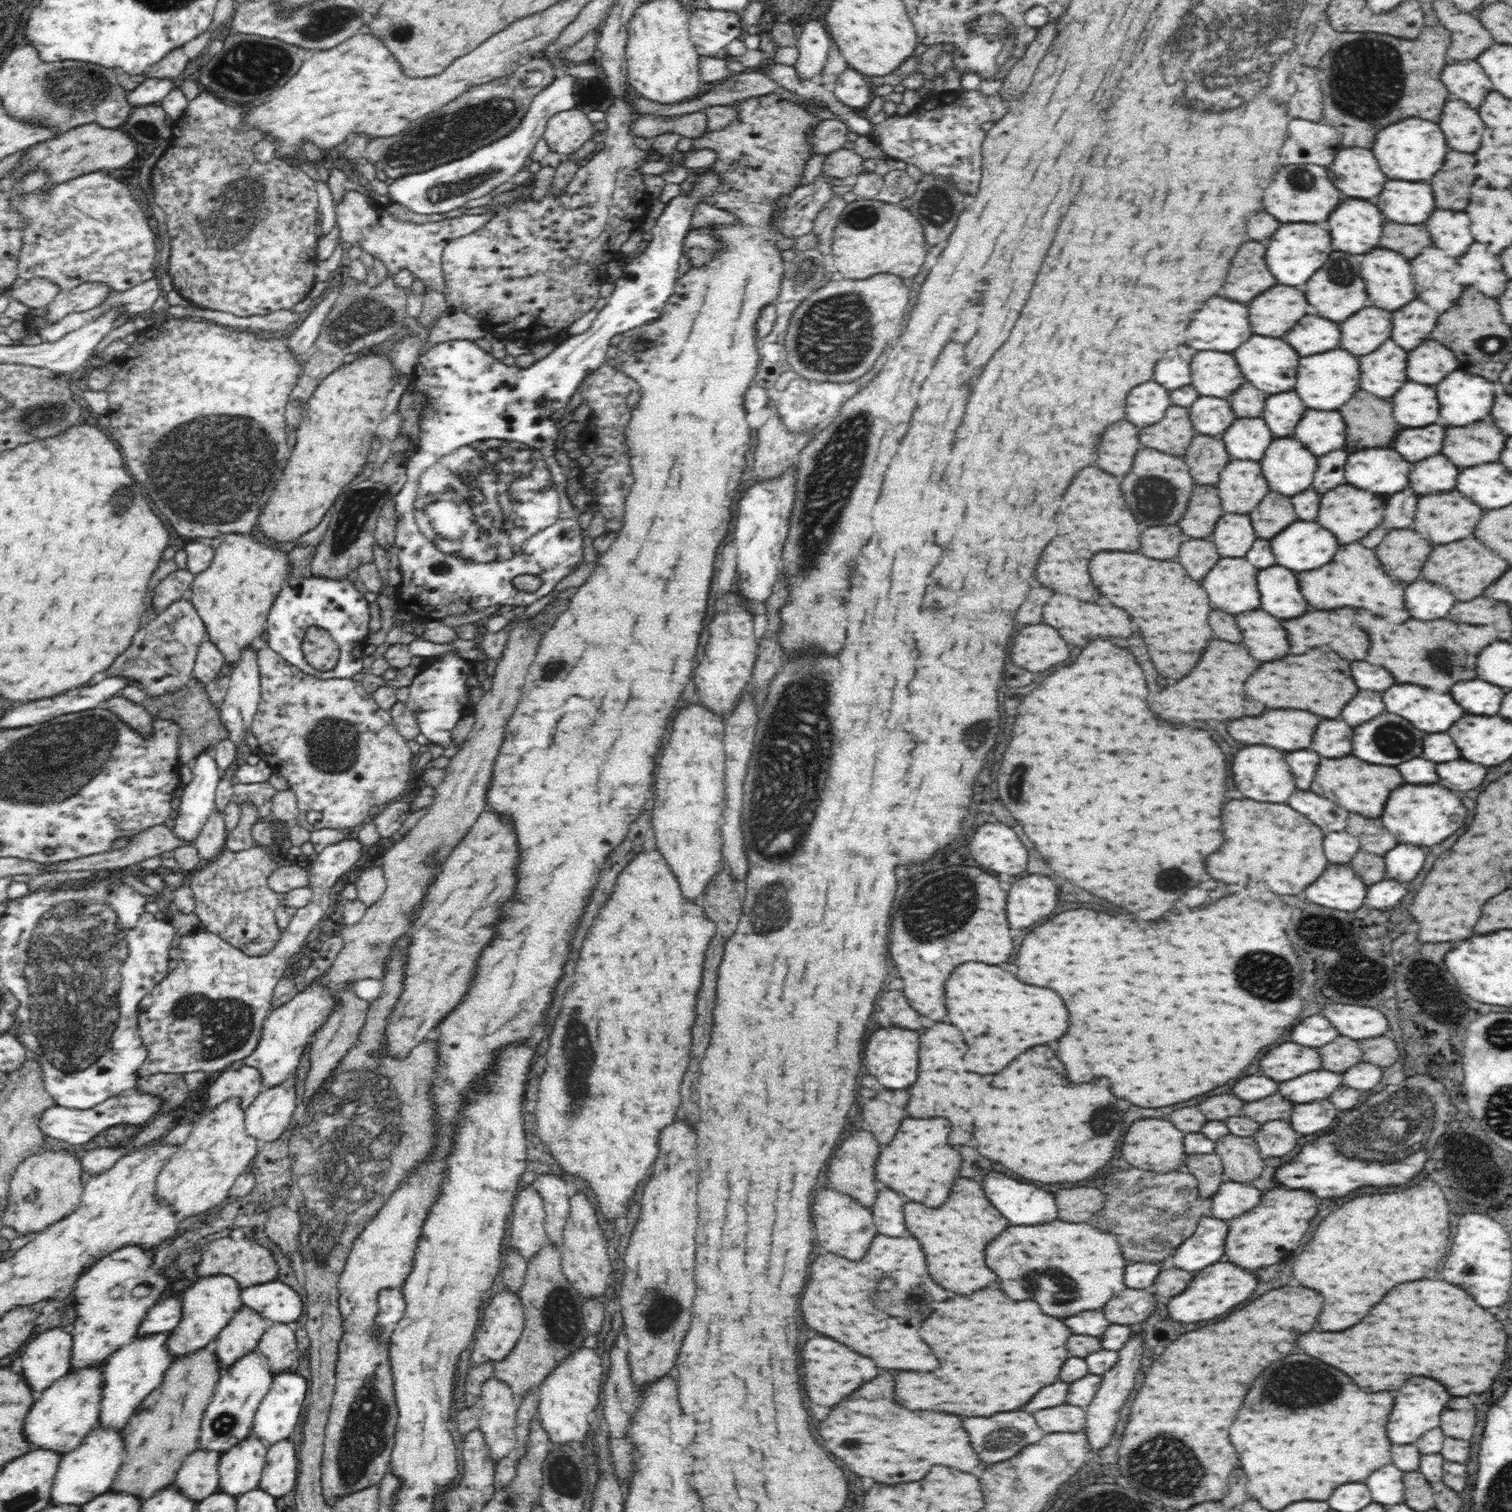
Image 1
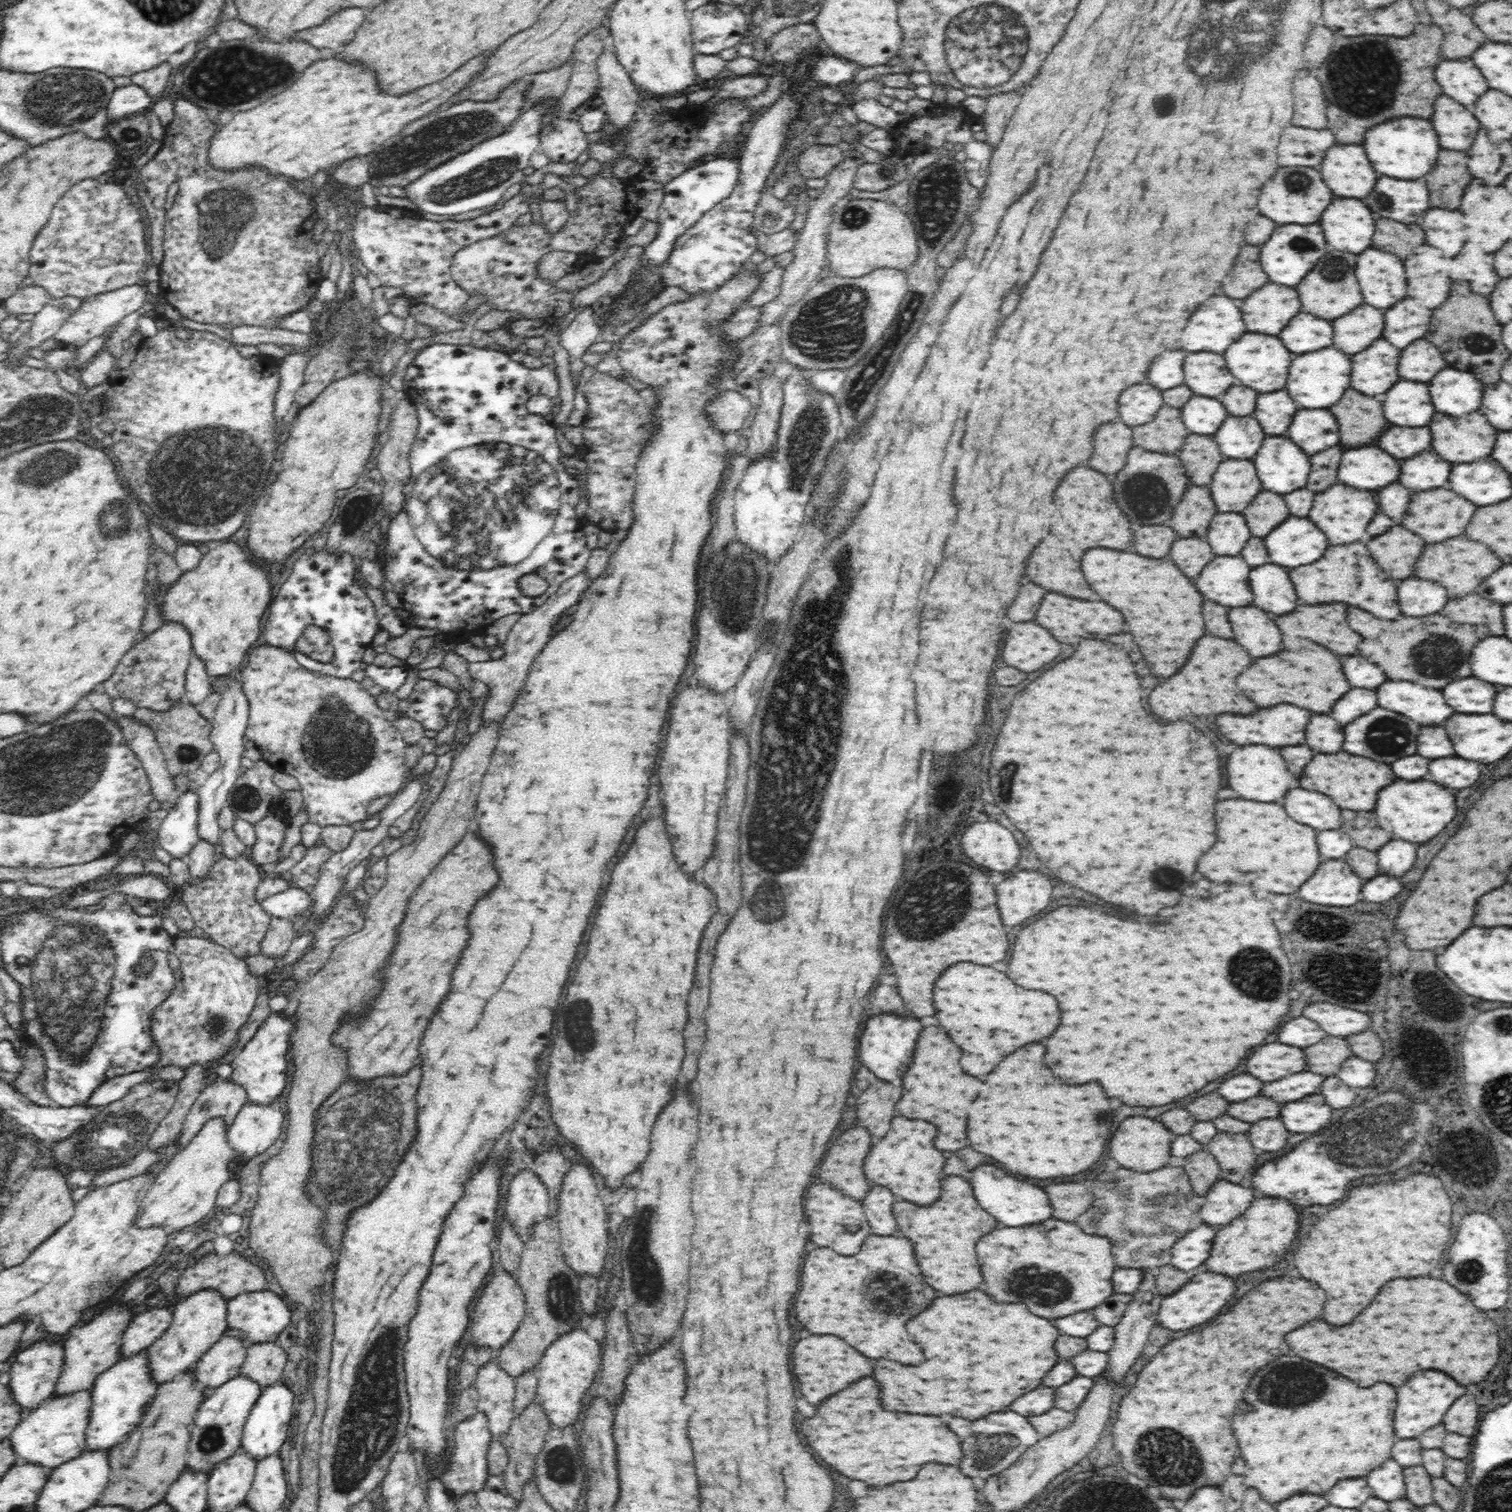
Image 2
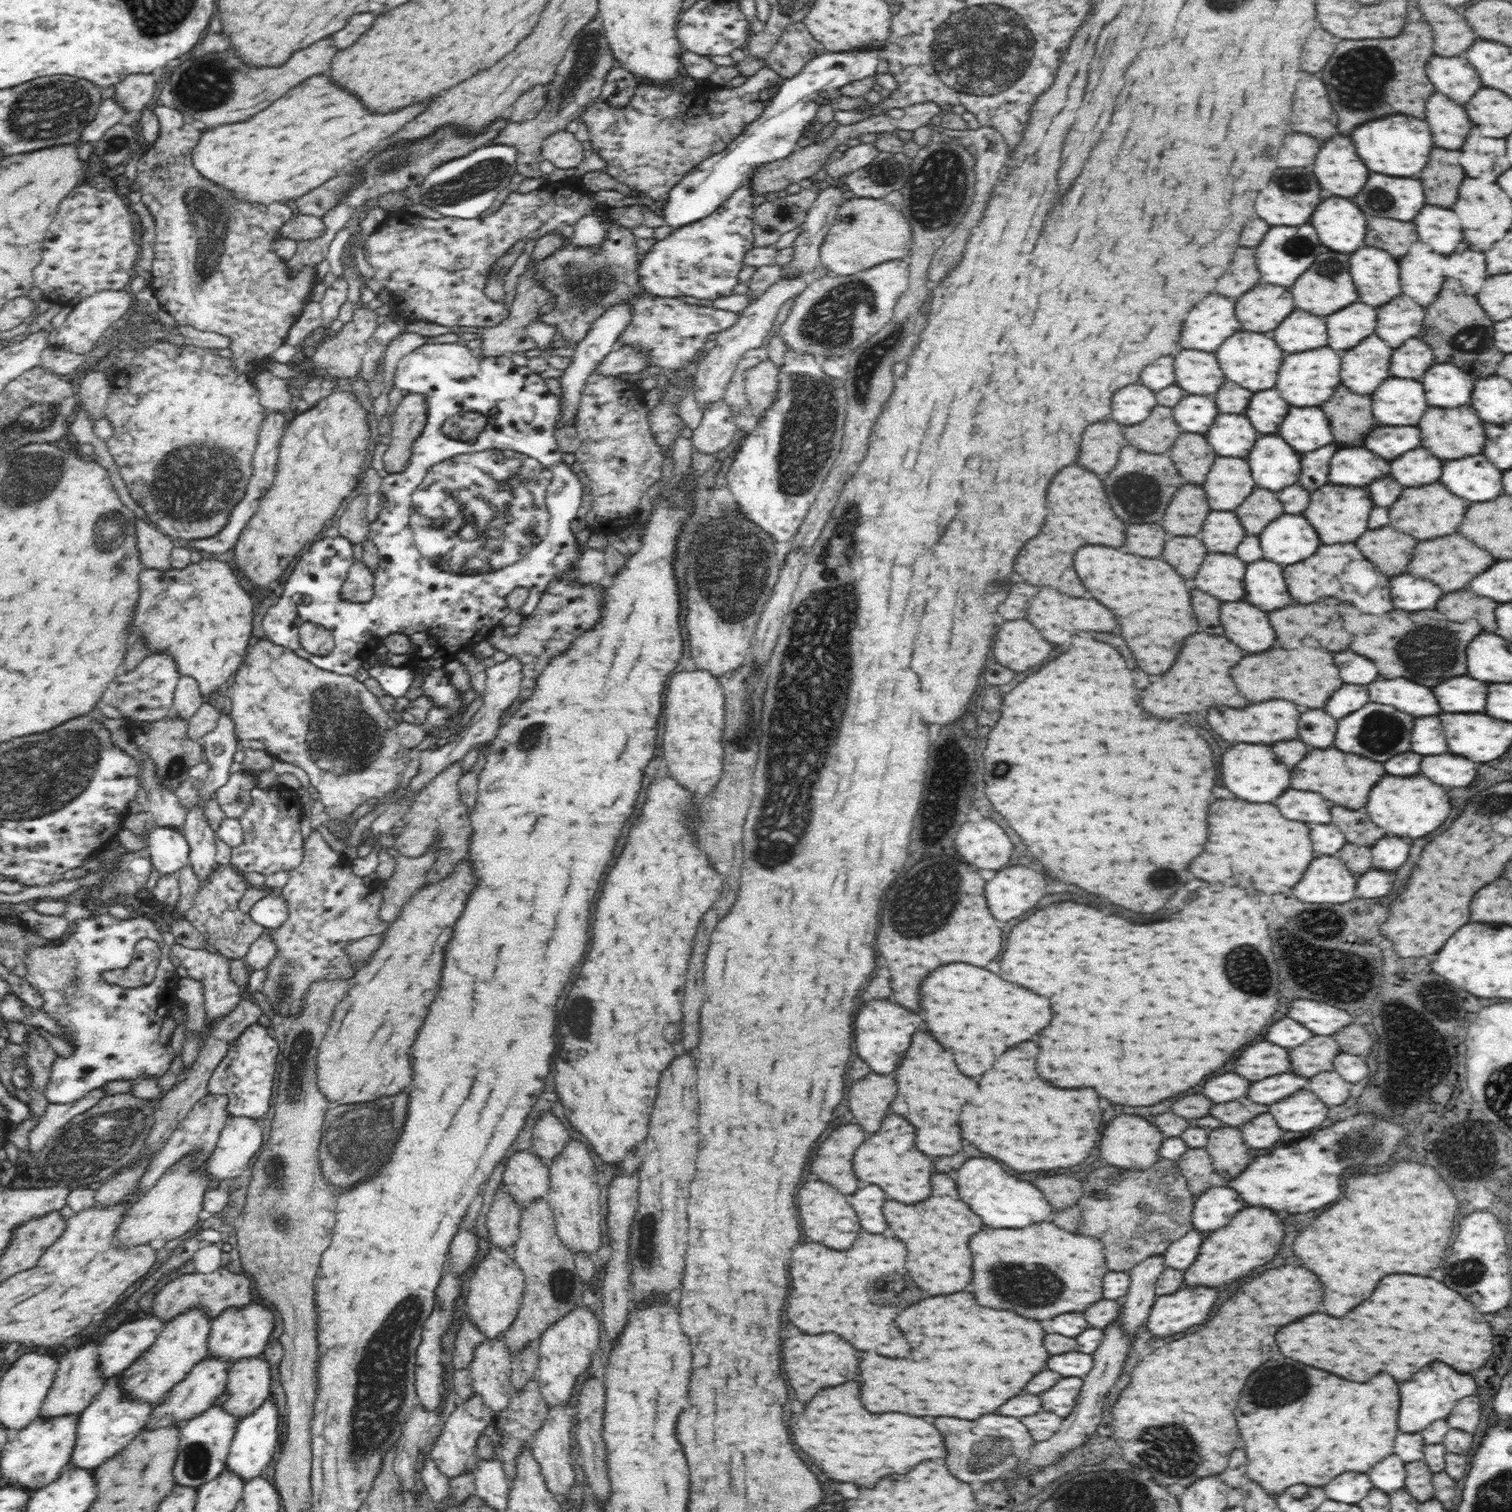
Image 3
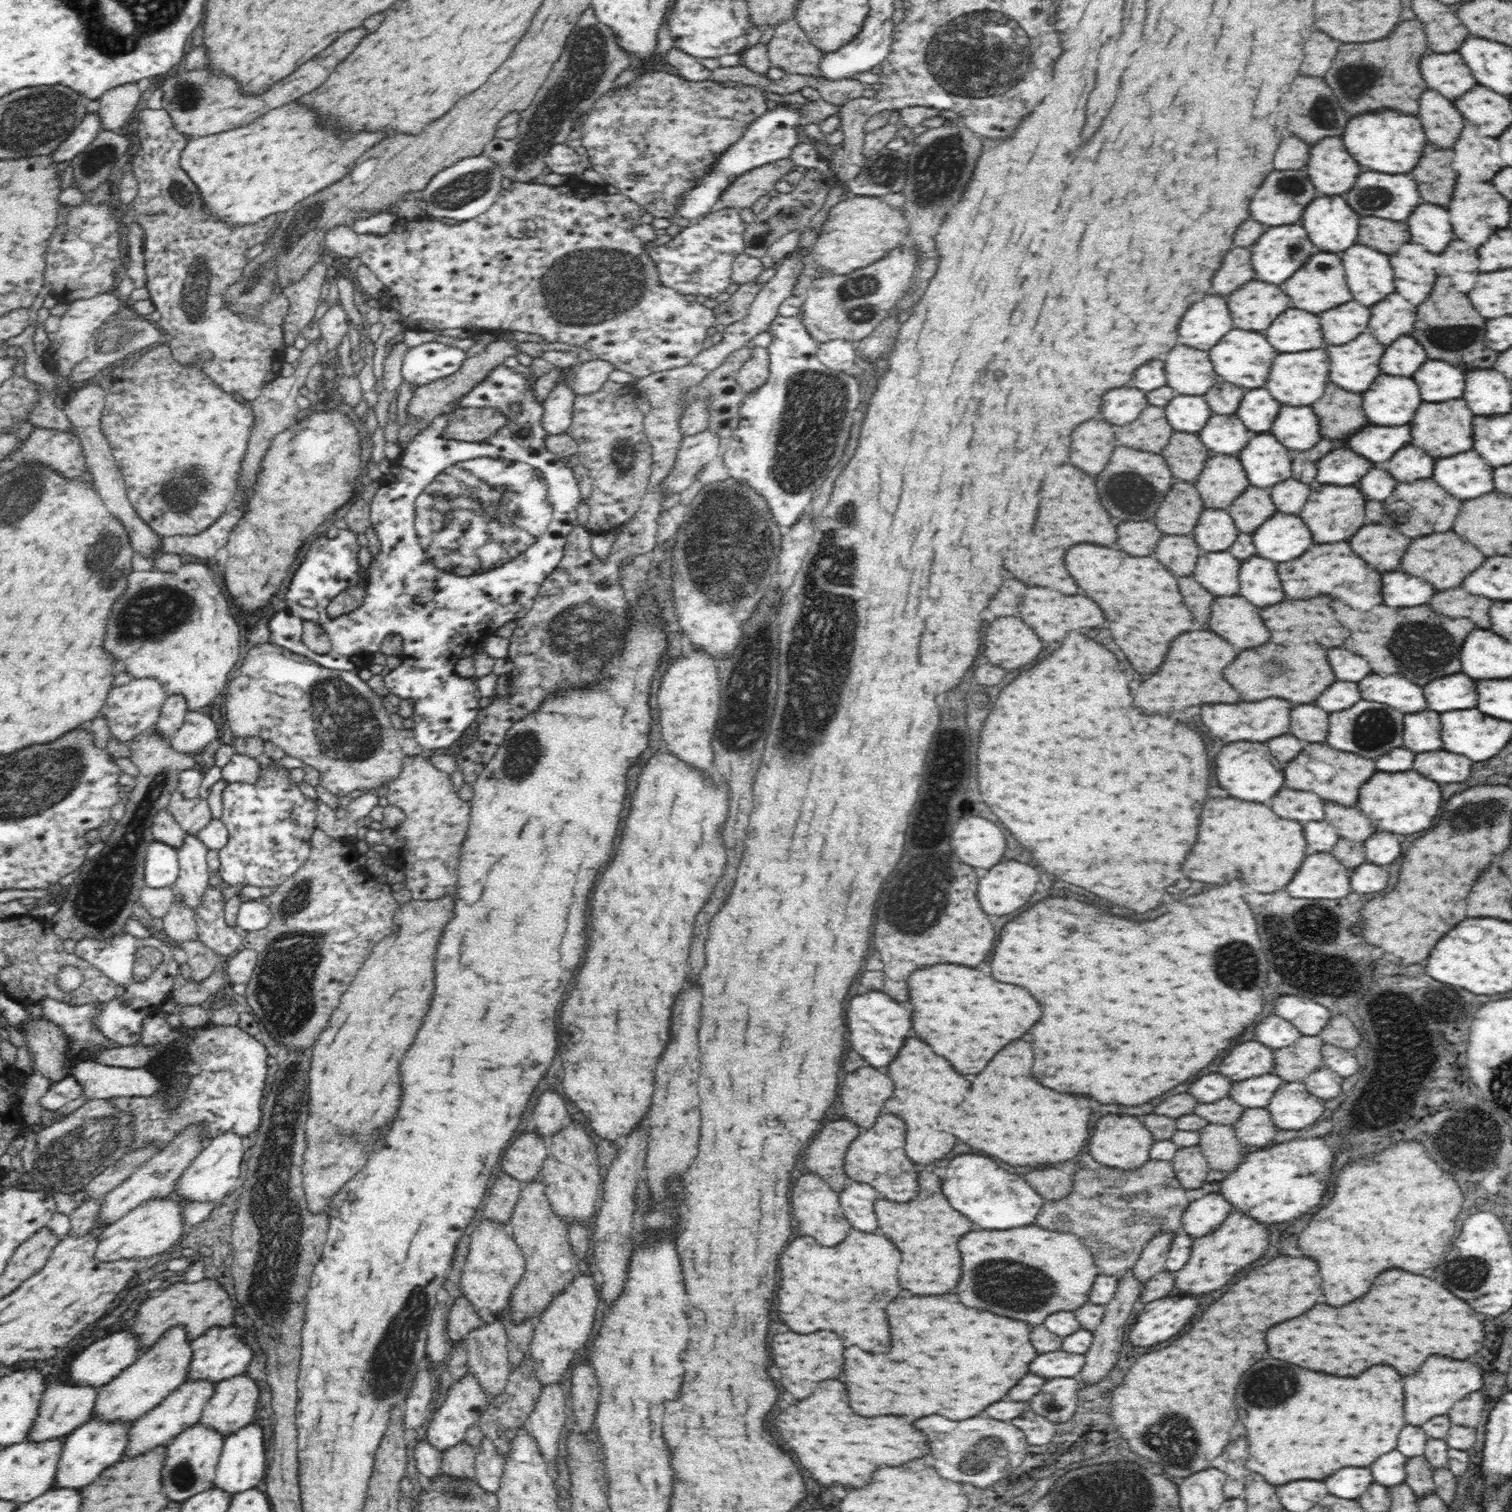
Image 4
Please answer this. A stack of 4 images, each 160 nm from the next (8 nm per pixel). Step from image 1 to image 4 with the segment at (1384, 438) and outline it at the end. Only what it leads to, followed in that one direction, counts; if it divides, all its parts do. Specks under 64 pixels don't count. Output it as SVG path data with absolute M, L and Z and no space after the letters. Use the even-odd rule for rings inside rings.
M1328 384L1324 396L1312 408L1320 418L1320 432L1328 438L1346 438L1368 424L1362 412L1362 396L1344 392L1336 384Z

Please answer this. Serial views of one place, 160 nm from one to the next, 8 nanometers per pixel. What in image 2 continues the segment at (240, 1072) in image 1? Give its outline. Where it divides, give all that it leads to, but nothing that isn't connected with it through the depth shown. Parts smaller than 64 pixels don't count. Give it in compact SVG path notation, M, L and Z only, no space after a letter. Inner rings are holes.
M227 1079L212 1082L205 1087L183 1120L177 1138L178 1151L186 1148L202 1126L212 1118L221 1118L229 1127L247 1100L244 1088Z

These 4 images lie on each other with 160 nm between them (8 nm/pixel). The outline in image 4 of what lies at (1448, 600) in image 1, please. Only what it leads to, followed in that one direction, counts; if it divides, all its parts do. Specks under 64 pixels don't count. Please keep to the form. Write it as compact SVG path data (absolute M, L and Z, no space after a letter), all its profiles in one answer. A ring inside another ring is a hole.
M1386 572L1382 574L1382 596L1386 606L1408 608L1426 604L1434 596L1434 588L1416 576L1404 572Z

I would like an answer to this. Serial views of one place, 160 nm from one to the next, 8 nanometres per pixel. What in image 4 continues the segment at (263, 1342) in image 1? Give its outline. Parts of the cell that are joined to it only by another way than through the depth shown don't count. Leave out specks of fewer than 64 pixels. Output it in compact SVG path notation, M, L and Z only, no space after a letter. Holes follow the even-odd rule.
M246 1371L238 1376L232 1376L228 1380L222 1380L222 1382L215 1383L215 1389L213 1397L204 1405L203 1411L201 1412L201 1417L199 1418L199 1423L219 1432L222 1437L228 1437L234 1435L237 1430L248 1425L253 1420L252 1415L255 1413L256 1402L258 1400L259 1389L256 1380L250 1379L246 1375Z

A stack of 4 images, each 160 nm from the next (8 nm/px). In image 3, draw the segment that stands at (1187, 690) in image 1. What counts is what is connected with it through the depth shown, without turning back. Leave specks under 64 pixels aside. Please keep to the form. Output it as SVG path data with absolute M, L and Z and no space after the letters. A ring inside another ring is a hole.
M1192 634L1184 640L1184 646L1174 666L1164 676L1160 676L1160 680L1148 684L1148 688L1140 694L1140 704L1154 716L1162 716L1162 718L1170 718L1182 712L1186 714L1186 712L1208 710L1214 706L1244 708L1244 704L1248 702L1244 700L1244 696L1240 696L1232 678L1228 678L1226 674L1242 658L1244 658L1244 652L1240 652L1236 644L1232 644L1230 640L1222 636Z

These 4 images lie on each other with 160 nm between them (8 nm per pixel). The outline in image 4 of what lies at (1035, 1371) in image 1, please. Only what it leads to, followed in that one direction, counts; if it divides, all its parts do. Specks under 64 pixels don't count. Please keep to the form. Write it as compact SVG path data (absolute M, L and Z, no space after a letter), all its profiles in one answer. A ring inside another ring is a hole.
M944 1294L944 1296L912 1296L912 1298L900 1298L894 1300L888 1306L888 1318L890 1318L890 1340L892 1340L892 1350L886 1356L872 1356L870 1352L864 1352L860 1348L846 1348L844 1350L844 1384L848 1388L848 1402L854 1408L856 1414L860 1416L884 1416L884 1414L894 1414L894 1416L916 1416L916 1418L924 1418L930 1414L940 1414L946 1416L948 1420L966 1420L976 1416L978 1412L982 1412L986 1406L1002 1400L1002 1396L1006 1396L1006 1392L1020 1380L1024 1378L1024 1374L1028 1372L1028 1364L1038 1356L1038 1352L1034 1350L1034 1346L1030 1344L1030 1326L1020 1322L1020 1320L1010 1320L1004 1316L996 1316L992 1312L986 1310L976 1310L976 1308L964 1308L958 1300L958 1296L954 1294Z

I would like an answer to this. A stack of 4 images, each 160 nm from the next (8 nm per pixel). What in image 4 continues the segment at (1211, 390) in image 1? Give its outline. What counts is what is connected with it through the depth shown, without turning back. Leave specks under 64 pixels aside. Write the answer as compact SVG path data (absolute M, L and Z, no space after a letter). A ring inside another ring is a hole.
M1174 346L1166 352L1164 370L1167 385L1179 395L1203 395L1220 379L1208 352L1188 346Z

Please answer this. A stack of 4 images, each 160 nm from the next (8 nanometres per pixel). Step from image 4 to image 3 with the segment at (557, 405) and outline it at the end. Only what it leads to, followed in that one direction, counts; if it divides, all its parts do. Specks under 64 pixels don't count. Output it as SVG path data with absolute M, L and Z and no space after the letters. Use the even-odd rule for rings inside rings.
M618 302L612 308L608 308L602 316L600 316L590 326L590 330L586 334L586 338L575 344L575 353L571 358L569 366L565 369L564 374L558 378L562 387L562 395L559 398L561 416L565 425L573 425L575 416L577 415L578 406L582 394L582 388L586 384L586 380L592 372L595 372L597 364L617 345L619 344L619 336L621 332L630 324L632 320L633 310L629 302Z

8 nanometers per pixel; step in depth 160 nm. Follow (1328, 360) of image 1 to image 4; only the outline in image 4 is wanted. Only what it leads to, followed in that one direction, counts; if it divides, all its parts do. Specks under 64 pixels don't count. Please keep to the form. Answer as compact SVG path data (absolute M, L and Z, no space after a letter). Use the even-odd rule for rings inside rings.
M1310 350L1310 352L1278 354L1276 360L1272 362L1266 388L1282 404L1310 406L1322 396L1326 382L1328 382L1328 354L1324 350Z

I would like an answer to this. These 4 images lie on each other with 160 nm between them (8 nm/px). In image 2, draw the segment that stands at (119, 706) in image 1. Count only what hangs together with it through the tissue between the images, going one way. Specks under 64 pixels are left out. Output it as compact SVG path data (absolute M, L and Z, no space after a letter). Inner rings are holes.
M116 715L115 721L121 728L124 743L135 752L135 755L141 762L142 768L146 771L154 800L157 800L164 810L170 811L174 809L181 793L176 790L173 777L168 772L167 766L165 765L166 761L162 749L158 746L158 743L156 743L156 733L150 729L150 726L134 720L132 716Z

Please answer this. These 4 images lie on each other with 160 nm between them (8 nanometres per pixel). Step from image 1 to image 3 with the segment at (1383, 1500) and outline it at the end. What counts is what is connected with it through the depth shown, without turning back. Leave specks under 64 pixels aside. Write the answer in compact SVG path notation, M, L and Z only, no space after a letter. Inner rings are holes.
M1396 1454L1384 1458L1370 1470L1370 1480L1376 1488L1390 1494L1392 1491L1405 1488L1405 1462Z

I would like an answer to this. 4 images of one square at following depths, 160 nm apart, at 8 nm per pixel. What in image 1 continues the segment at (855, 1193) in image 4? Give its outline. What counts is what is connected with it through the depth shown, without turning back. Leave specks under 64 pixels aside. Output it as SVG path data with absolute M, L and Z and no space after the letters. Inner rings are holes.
M882 1190L876 1198L876 1204L872 1206L872 1218L878 1234L884 1236L910 1236L910 1232L904 1226L904 1216L902 1216L902 1206L906 1204L906 1196L900 1196L898 1192L892 1190Z

